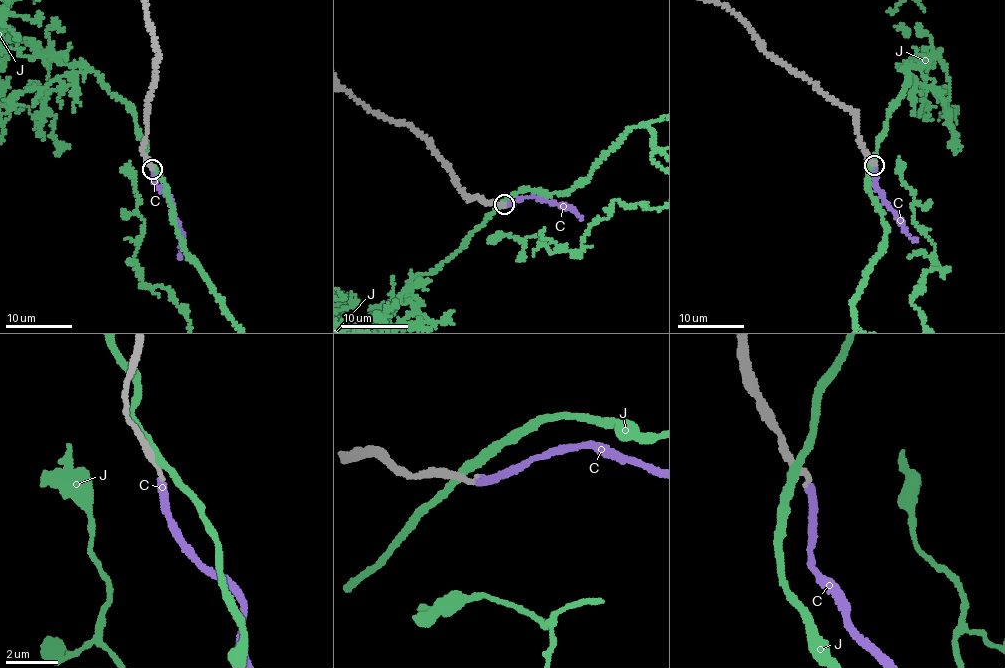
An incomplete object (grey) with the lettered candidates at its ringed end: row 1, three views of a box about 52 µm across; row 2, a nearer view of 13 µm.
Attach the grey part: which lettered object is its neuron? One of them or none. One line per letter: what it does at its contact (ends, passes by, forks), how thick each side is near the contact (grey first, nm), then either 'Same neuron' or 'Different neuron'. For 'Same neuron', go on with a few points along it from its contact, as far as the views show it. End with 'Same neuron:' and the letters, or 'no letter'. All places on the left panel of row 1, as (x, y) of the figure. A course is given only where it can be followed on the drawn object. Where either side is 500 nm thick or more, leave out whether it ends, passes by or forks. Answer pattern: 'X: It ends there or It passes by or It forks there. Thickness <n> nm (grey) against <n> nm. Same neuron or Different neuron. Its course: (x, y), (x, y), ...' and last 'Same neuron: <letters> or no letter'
C: It ends there. Thickness 200 nm (grey) against 220 nm. Same neuron. Its course: (152, 170), (154, 183), (171, 200), (179, 230), (181, 258)
J: It passes by. Thickness 320 nm (grey) against 280 nm. Different neuron
Same neuron: C

